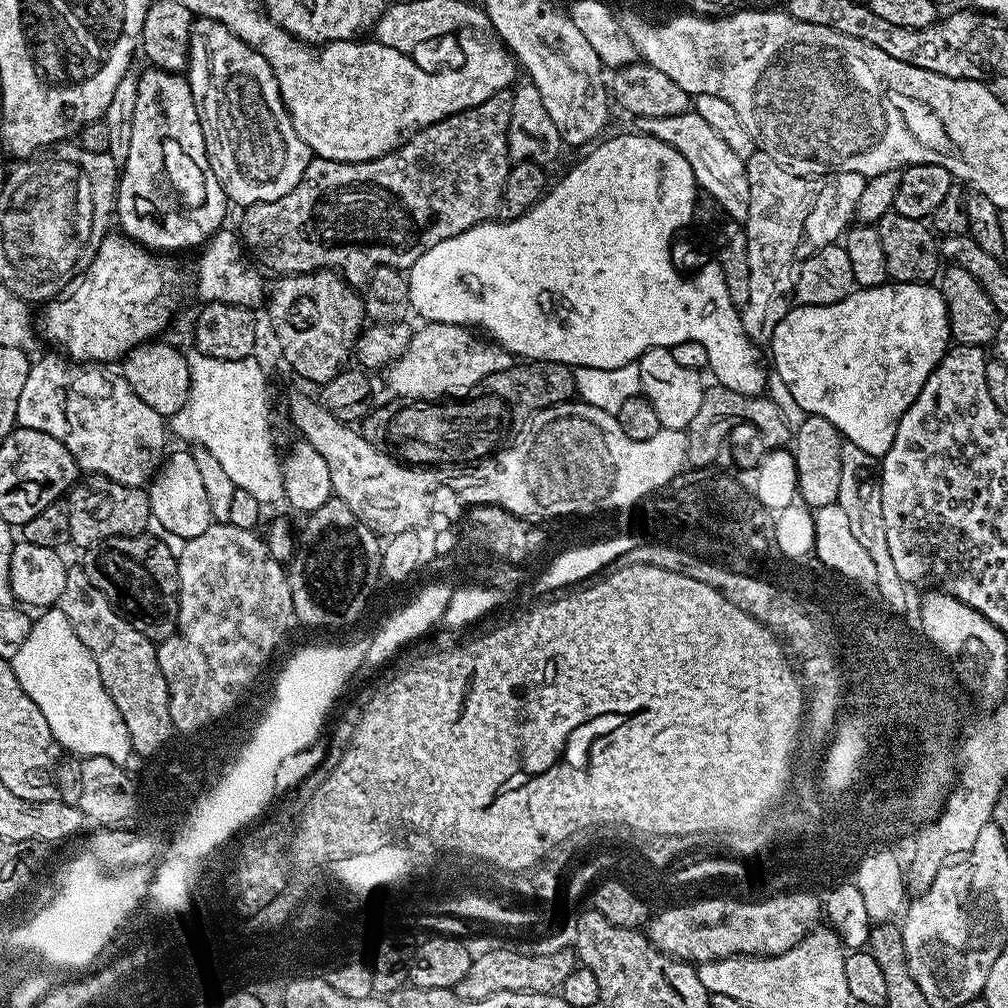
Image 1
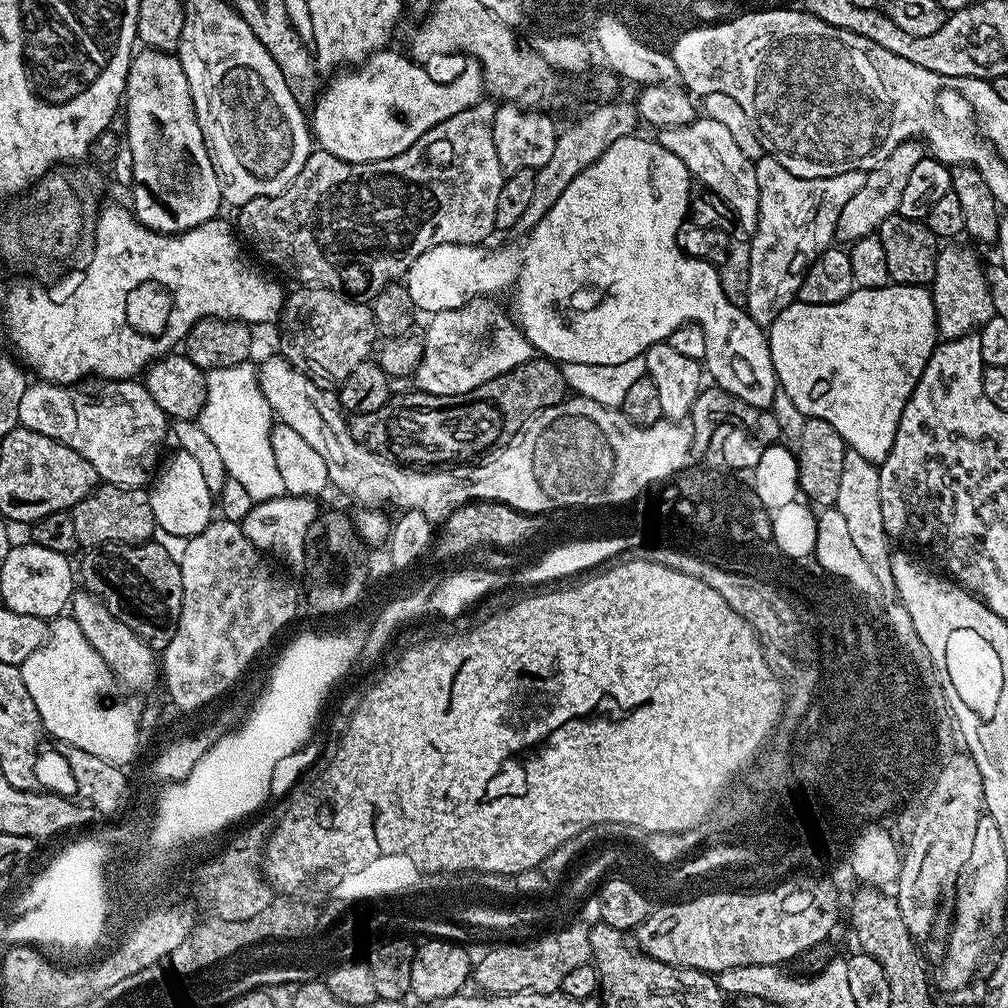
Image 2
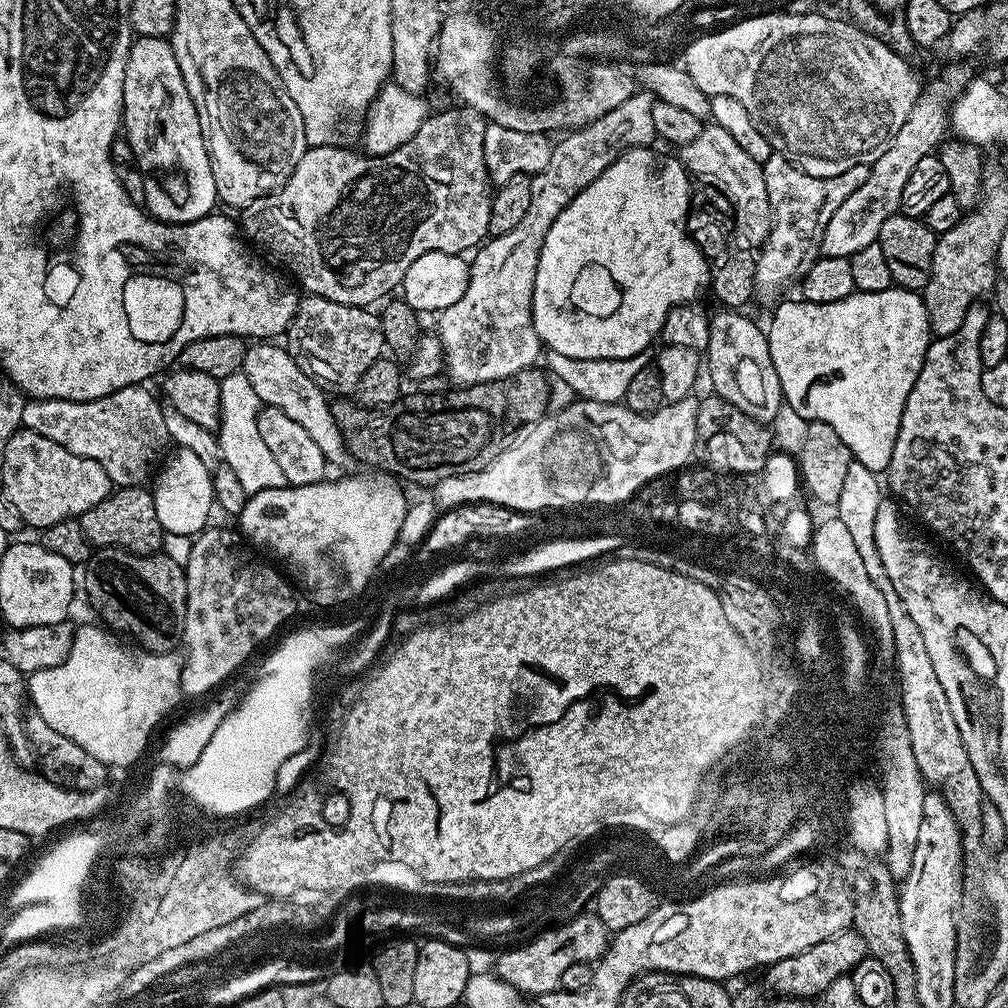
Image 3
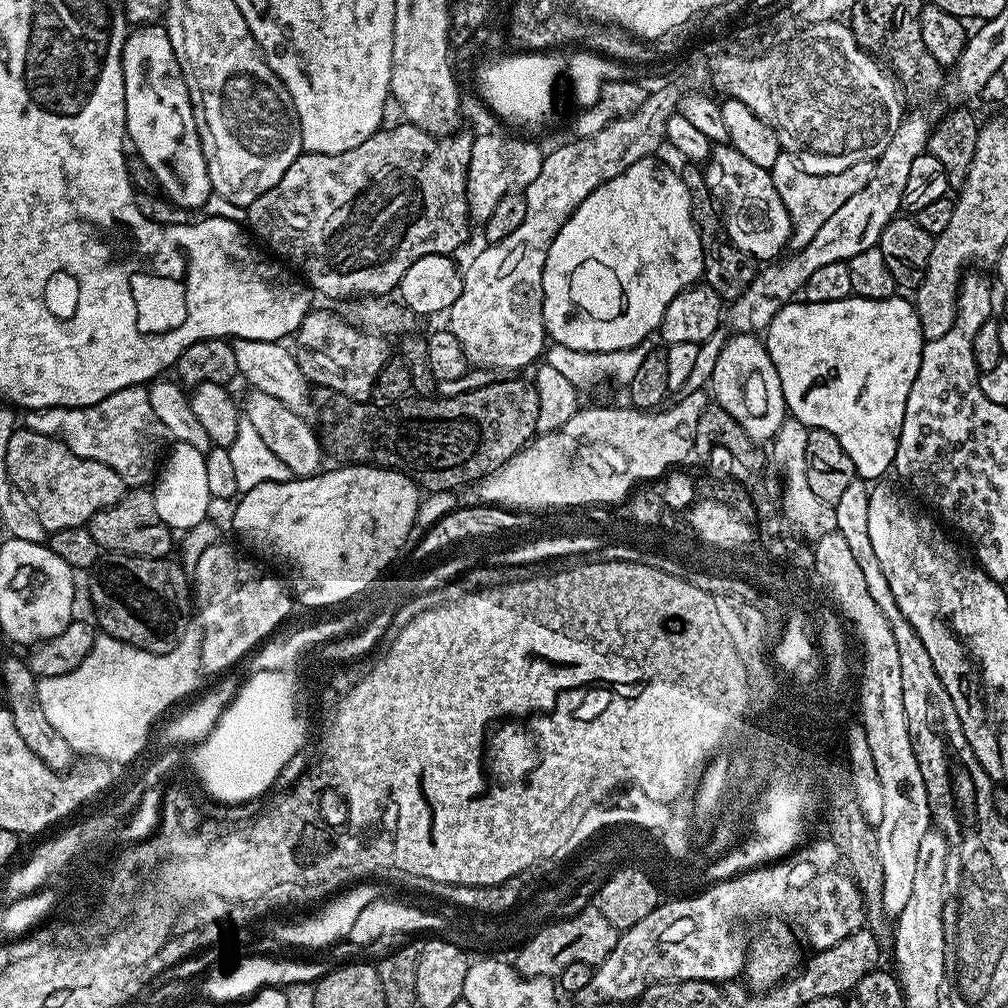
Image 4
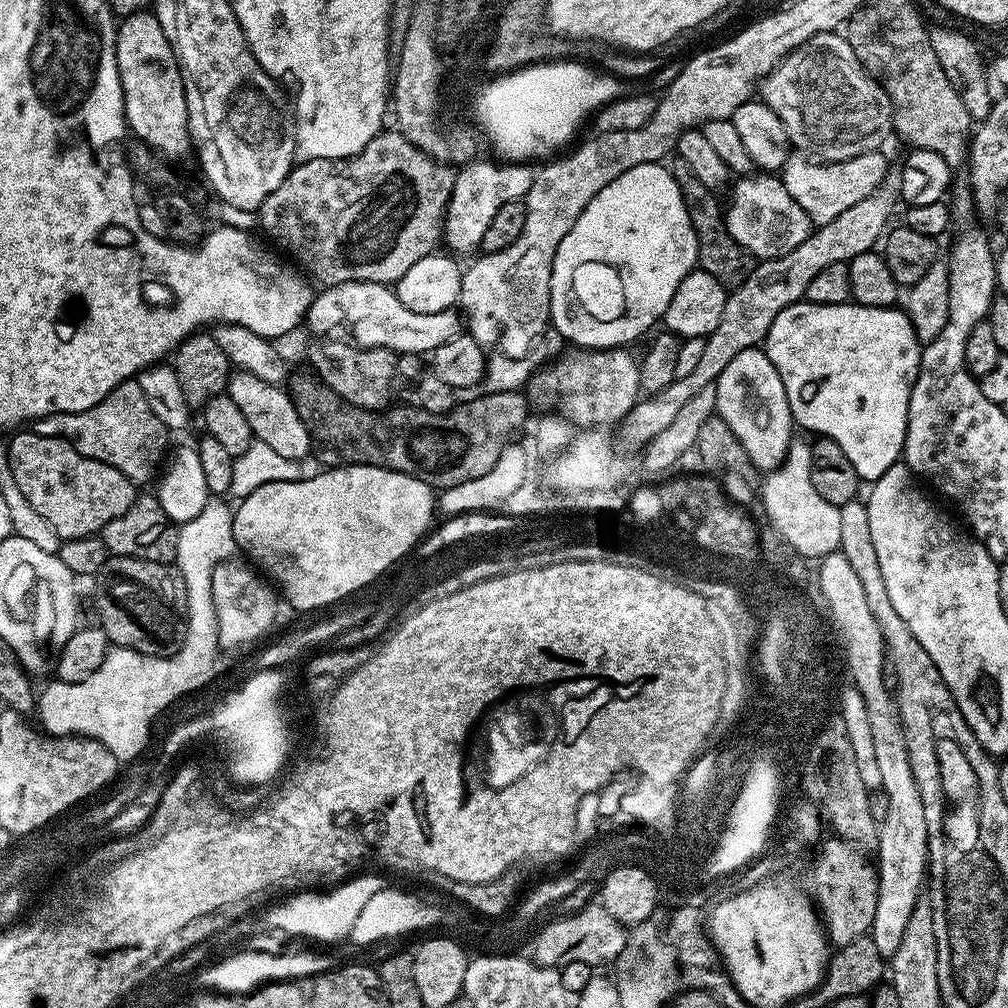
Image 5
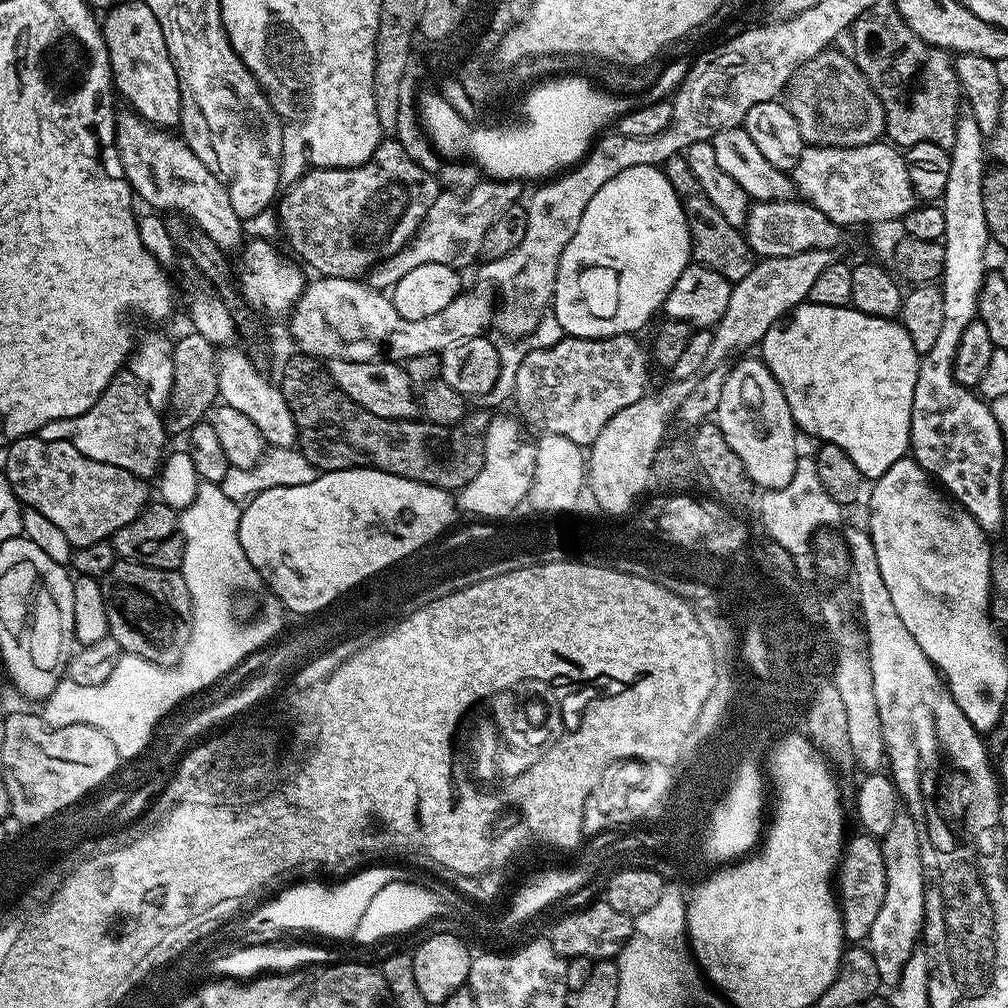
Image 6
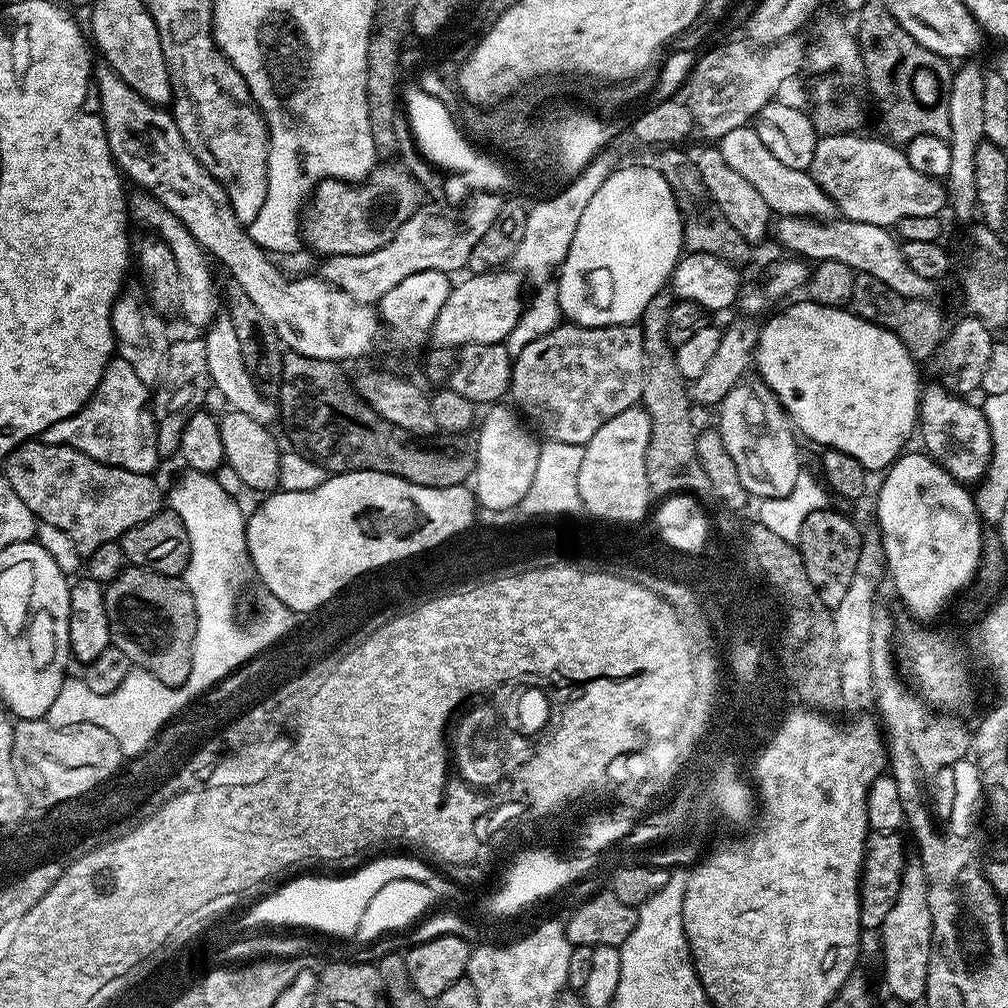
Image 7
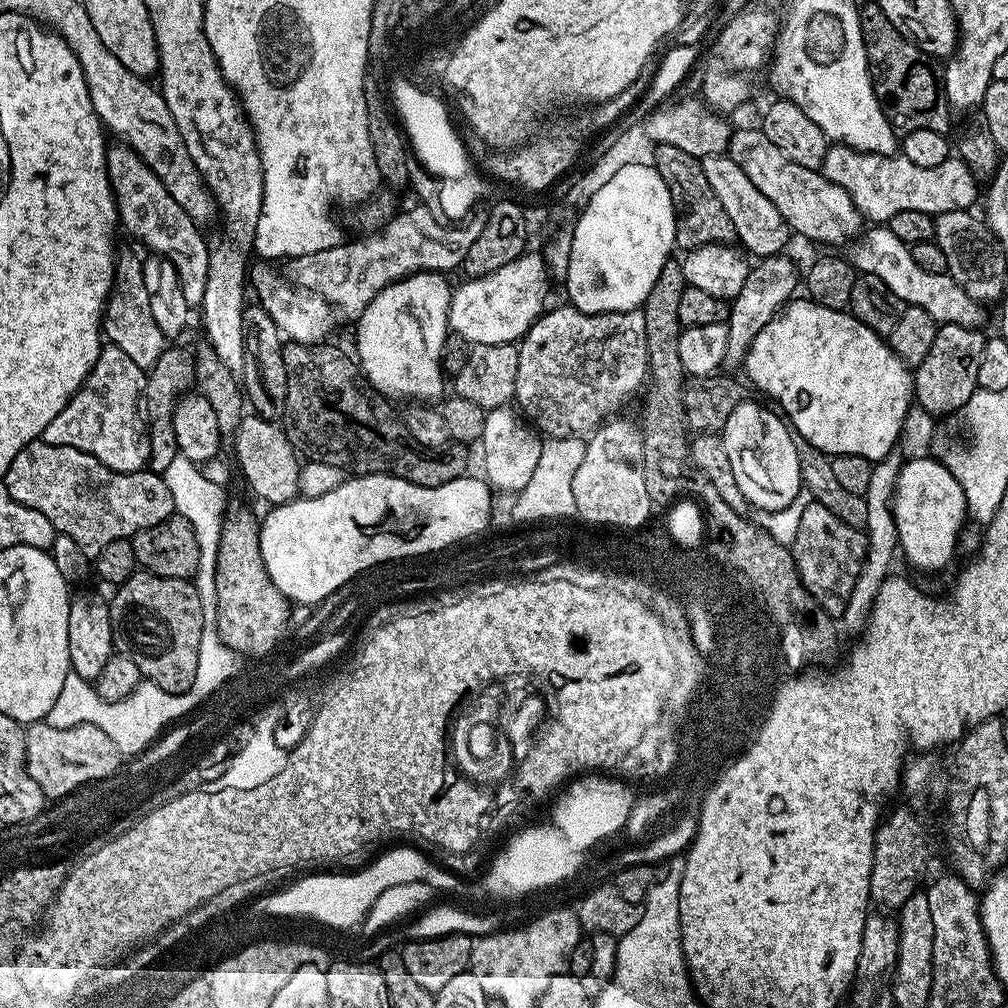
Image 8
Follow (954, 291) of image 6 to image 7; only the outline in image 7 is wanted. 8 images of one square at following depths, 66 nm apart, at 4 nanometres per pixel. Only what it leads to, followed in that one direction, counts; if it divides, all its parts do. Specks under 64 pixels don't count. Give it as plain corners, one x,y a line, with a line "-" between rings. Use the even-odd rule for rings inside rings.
955,69
950,86
950,170
946,177
946,191
950,197
950,208
958,215
977,211
974,186
975,152
985,142
982,130
982,90
984,89
985,69
-
925,383
920,393
918,436
923,451
965,486
972,486
988,471
992,460
992,435
983,411
972,405
973,401
961,398
955,392
947,392
943,384

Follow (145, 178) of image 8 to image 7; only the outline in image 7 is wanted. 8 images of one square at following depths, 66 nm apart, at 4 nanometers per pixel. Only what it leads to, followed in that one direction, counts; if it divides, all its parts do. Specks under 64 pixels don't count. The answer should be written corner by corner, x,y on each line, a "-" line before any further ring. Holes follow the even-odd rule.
143,190
137,191
135,194
136,197
131,197
128,200
128,214
131,223
133,225
141,224
142,227
148,228
144,230
147,230
151,235
158,236
162,242
166,242
166,246
170,246
171,252
174,253
174,262
176,262
180,284
182,285
179,311
181,318
183,317
196,328
208,327
215,320
219,311
210,274
211,263
208,253
196,241
194,234
190,234
190,230
186,230
186,226
180,219
170,210
166,210
166,206
162,206
162,202
158,202

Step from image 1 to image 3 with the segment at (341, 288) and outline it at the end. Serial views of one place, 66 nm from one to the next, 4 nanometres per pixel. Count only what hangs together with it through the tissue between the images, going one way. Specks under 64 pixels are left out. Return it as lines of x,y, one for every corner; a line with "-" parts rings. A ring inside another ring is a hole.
305,295
284,334
284,344
298,368
326,392
346,396
356,389
362,374
385,351
379,315
371,309
343,306
329,299

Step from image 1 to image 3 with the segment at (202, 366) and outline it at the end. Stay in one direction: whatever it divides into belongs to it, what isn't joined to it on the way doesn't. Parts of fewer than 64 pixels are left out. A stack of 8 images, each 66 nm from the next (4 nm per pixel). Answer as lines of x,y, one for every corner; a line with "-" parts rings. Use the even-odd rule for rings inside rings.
243,371
230,374
220,381
220,427
218,439
223,463
238,474
238,482
242,482
242,490
261,492
271,488
283,488
286,485
286,474
270,454
266,442
262,442
262,434
258,434
258,414
262,405
254,389
250,386

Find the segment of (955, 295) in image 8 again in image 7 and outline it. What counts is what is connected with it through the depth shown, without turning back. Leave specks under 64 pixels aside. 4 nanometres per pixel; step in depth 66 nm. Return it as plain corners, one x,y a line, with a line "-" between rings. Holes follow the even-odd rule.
781,216
775,221
774,236
776,240
785,248
785,253
795,254
808,262
819,262
821,260
833,260
834,262
846,262
857,274
865,272
890,286
890,290
895,290
899,296
905,300
932,300
933,281
922,278
906,263
906,258
902,258
902,250
897,237
889,229
882,226
874,226
870,222
854,222
843,218
832,218
825,222
823,219
808,219
800,216

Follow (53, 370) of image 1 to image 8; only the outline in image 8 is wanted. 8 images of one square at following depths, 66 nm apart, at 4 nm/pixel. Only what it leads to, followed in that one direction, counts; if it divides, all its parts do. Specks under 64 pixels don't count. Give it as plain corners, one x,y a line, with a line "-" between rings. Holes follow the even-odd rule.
105,343
90,374
68,400
58,418
46,426
43,439
54,446
70,446
98,458
110,470
139,472
147,465
150,454
148,426
142,411
145,369
134,366
118,346

